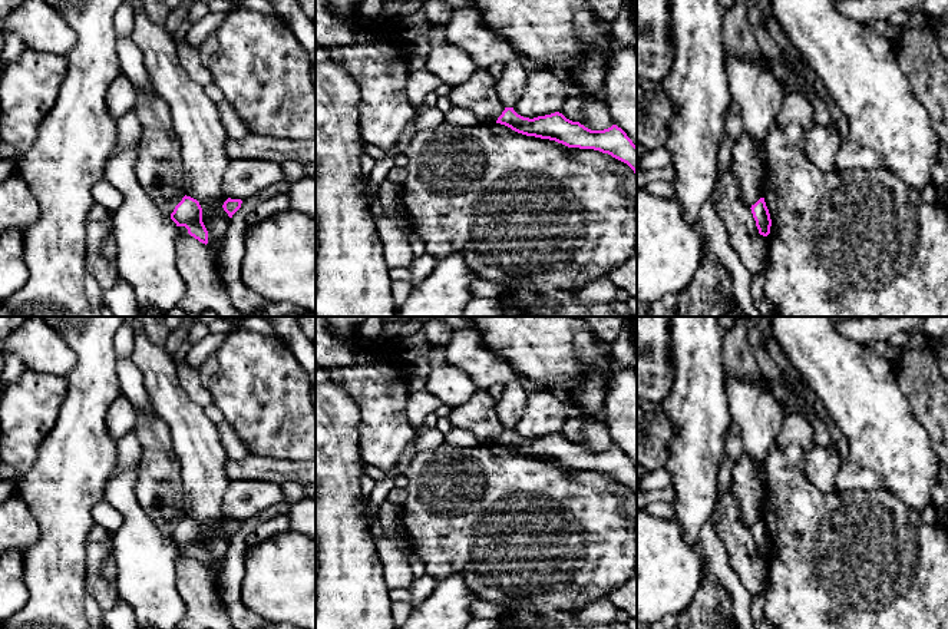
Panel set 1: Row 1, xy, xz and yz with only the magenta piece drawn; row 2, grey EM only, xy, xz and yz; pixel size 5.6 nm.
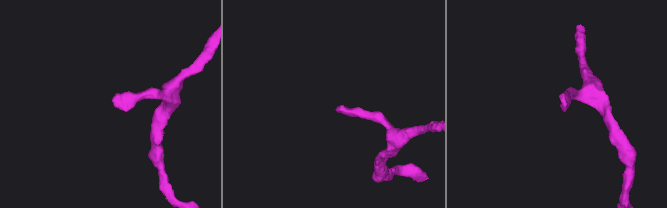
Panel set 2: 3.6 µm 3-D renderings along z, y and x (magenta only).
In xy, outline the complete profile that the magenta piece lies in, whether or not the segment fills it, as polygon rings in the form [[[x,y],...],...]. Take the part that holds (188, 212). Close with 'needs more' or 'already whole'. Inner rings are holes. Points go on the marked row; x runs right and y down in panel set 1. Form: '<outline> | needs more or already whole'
[[[185,195],[171,213],[171,219],[176,226],[185,226],[188,234],[199,242],[208,244],[208,231],[202,222],[202,208],[196,199]]] | already whole

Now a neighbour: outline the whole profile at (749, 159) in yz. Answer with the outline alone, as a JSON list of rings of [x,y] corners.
[[[741,132],[731,148],[731,169],[740,188],[741,201],[749,208],[764,196],[766,163],[764,148]]]

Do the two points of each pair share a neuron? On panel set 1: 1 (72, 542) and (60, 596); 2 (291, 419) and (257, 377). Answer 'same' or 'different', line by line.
1: same
2: same

